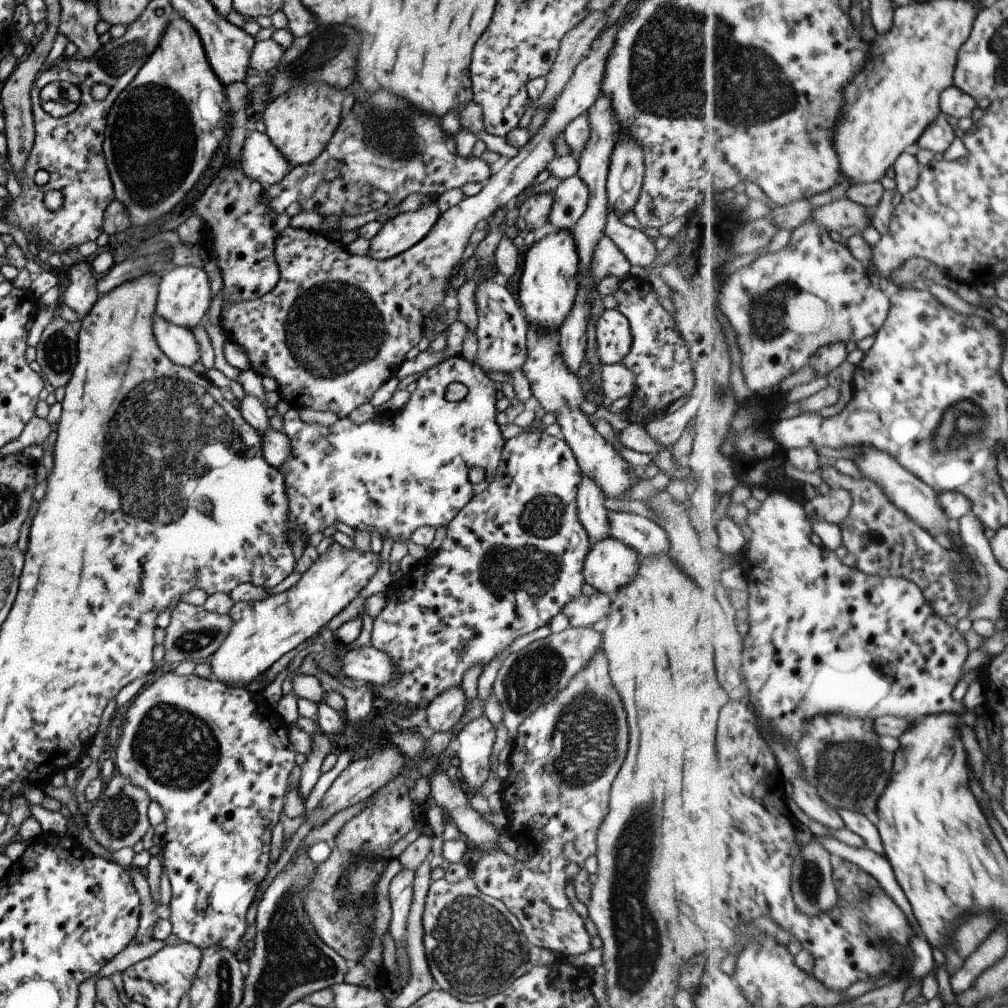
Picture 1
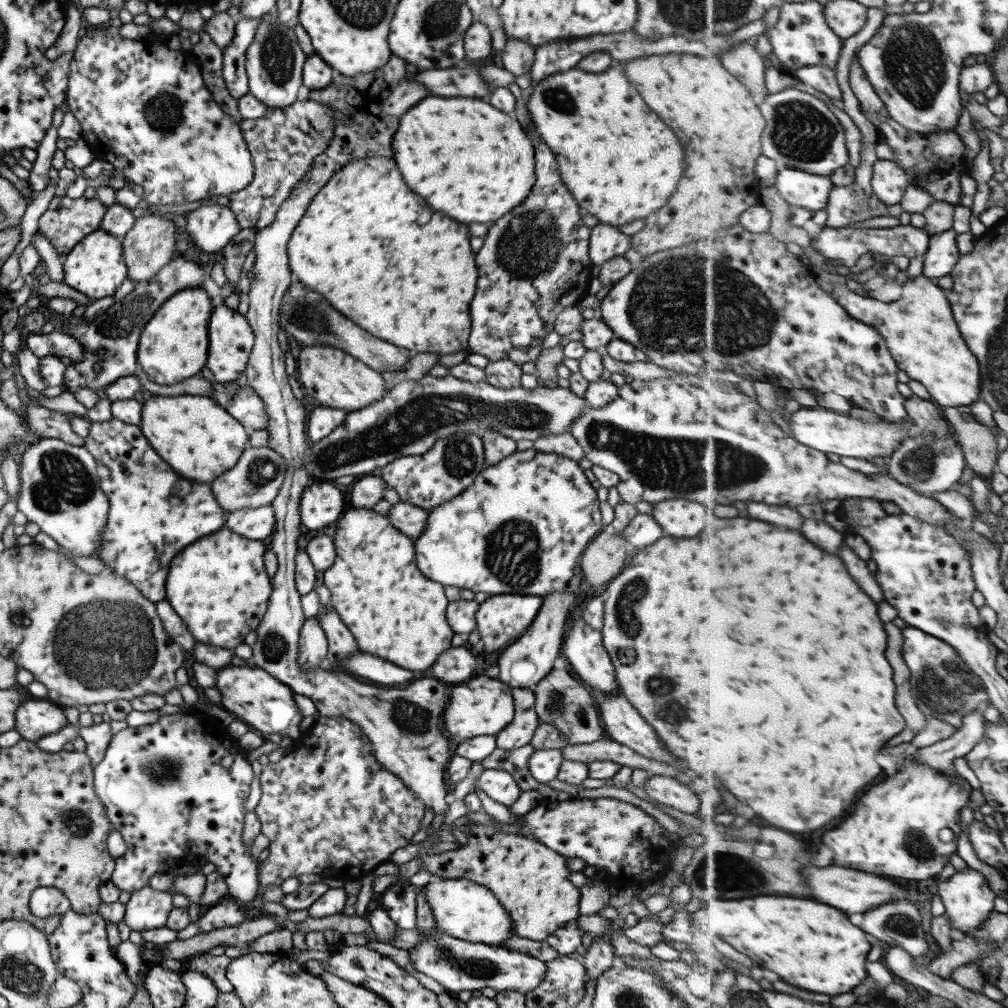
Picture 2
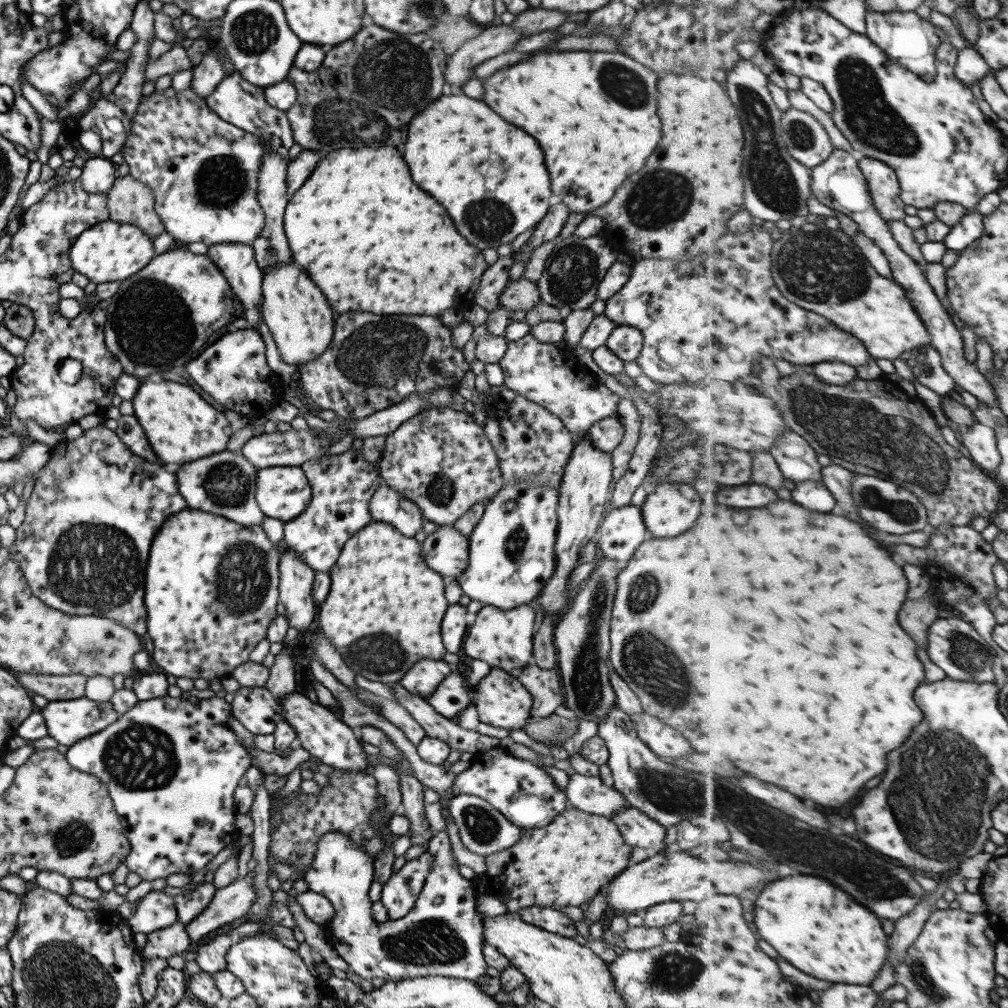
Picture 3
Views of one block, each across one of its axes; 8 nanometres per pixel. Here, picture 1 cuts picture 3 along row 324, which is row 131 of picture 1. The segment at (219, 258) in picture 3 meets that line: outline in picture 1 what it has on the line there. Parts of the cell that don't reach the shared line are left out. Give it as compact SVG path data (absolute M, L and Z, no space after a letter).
M249 128L243 140L238 163L241 174L261 185L263 191L283 180L292 169L266 134L252 128Z

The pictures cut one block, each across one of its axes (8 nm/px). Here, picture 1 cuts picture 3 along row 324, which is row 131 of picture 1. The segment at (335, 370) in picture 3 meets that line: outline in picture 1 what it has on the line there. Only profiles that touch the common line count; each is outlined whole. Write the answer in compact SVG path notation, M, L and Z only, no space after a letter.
M377 90L377 92L369 94L369 98L367 98L365 102L353 102L351 108L345 112L343 120L339 122L337 130L333 132L331 139L327 142L327 145L321 154L319 154L313 162L309 162L307 166L292 167L292 169L289 170L289 174L287 174L283 180L277 182L277 184L273 184L273 186L269 186L267 191L262 190L262 196L260 197L261 201L266 206L269 206L269 209L273 210L275 216L286 214L289 218L302 211L313 212L319 217L327 217L330 214L334 214L337 217L357 216L369 211L375 211L376 214L382 215L394 207L397 207L409 194L412 193L422 193L423 195L433 194L438 196L448 189L461 188L461 186L466 183L486 182L491 176L489 165L475 155L469 156L469 158L461 158L461 156L457 156L457 154L455 154L454 138L445 135L441 130L441 126L439 126L439 122L435 122L435 118L431 118L429 114L421 114L421 112L413 110L413 108L405 102L405 98L397 98L397 96L391 94L391 92L383 92L383 90L379 92L379 90Z

